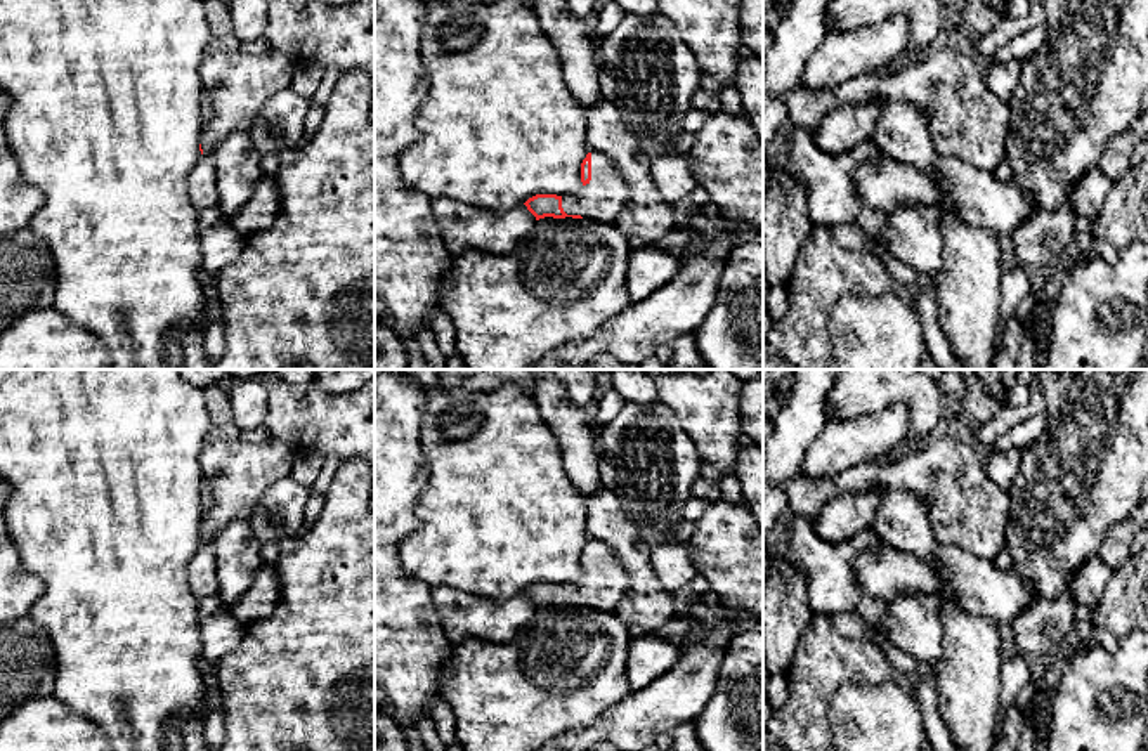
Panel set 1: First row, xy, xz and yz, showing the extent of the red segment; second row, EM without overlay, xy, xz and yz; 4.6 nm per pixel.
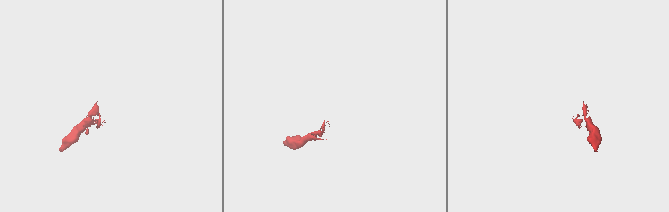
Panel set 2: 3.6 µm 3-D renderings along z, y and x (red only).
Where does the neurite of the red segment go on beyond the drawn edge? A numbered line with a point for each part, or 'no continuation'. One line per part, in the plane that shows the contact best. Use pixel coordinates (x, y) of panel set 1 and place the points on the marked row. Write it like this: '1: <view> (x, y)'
1: xz (607, 195)

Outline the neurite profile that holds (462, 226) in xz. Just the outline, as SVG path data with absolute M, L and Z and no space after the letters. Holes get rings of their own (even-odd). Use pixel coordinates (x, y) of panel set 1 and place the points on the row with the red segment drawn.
M435 198L432 212L453 257L466 250L508 253L536 224L525 205L492 213L451 198Z

